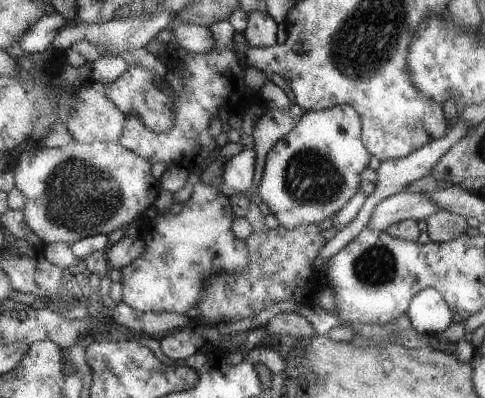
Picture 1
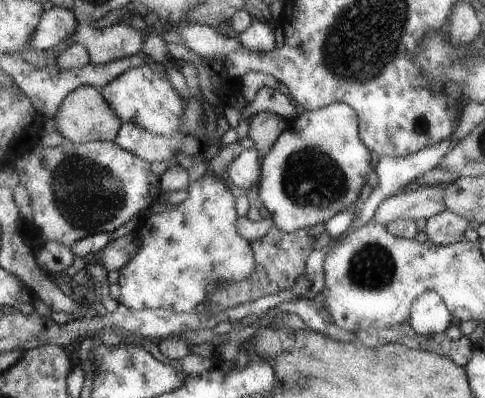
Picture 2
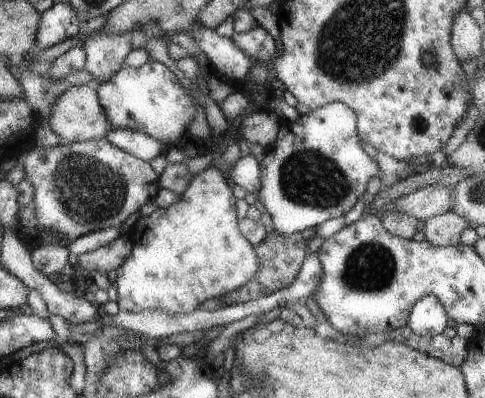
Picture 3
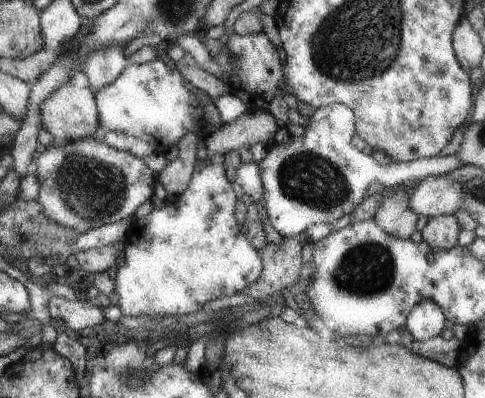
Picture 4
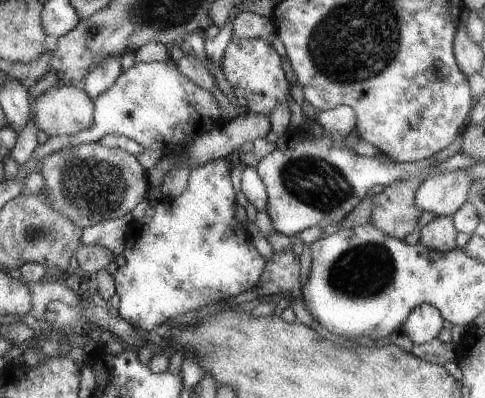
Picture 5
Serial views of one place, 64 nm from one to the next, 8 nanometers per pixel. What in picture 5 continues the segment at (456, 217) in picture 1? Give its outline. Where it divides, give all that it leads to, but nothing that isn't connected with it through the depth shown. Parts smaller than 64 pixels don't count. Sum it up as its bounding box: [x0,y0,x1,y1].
[421,218,459,252]

